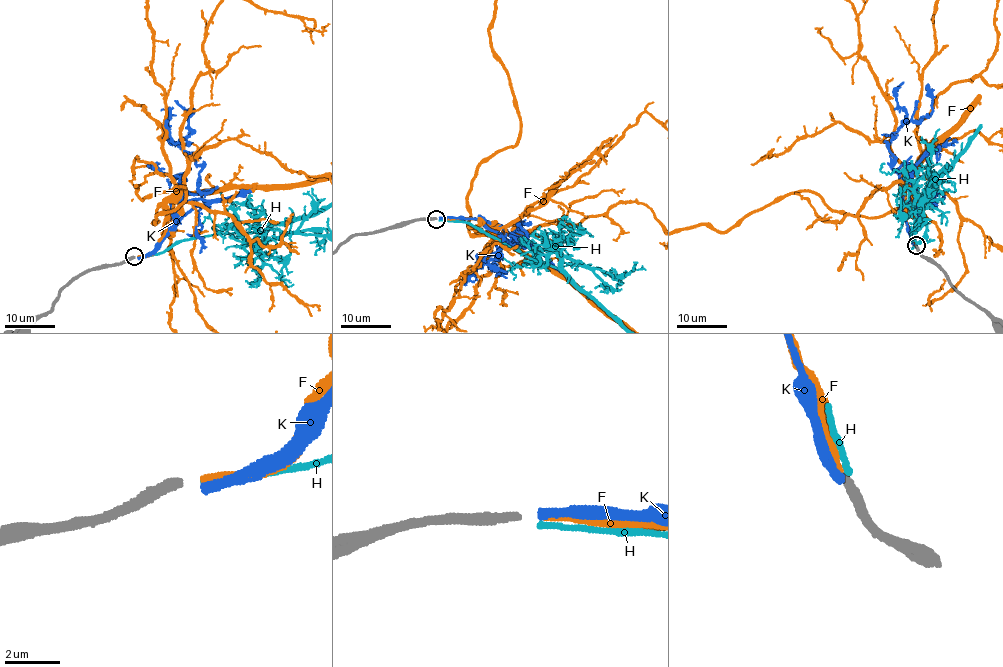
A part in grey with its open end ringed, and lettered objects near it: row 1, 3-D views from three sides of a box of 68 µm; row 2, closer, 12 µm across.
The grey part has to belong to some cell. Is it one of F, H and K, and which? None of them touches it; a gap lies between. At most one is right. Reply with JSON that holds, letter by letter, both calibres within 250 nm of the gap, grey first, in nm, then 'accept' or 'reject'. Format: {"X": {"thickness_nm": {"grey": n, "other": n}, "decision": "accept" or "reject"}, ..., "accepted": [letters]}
{"F": {"thickness_nm": {"grey": 340, "other": 320}, "decision": "accept"}, "H": {"thickness_nm": {"grey": 340, "other": 240}, "decision": "reject"}, "K": {"thickness_nm": {"grey": 340, "other": 320}, "decision": "reject"}, "accepted": ["F"]}

